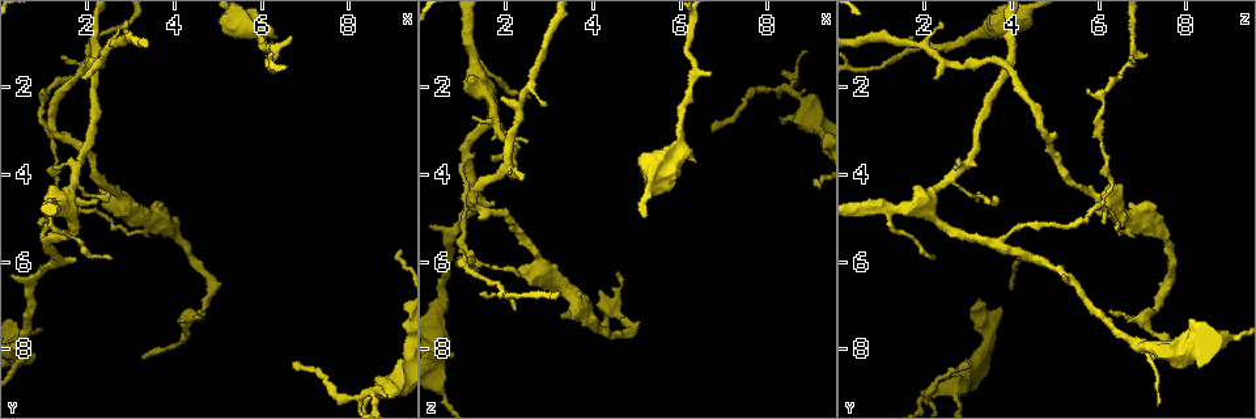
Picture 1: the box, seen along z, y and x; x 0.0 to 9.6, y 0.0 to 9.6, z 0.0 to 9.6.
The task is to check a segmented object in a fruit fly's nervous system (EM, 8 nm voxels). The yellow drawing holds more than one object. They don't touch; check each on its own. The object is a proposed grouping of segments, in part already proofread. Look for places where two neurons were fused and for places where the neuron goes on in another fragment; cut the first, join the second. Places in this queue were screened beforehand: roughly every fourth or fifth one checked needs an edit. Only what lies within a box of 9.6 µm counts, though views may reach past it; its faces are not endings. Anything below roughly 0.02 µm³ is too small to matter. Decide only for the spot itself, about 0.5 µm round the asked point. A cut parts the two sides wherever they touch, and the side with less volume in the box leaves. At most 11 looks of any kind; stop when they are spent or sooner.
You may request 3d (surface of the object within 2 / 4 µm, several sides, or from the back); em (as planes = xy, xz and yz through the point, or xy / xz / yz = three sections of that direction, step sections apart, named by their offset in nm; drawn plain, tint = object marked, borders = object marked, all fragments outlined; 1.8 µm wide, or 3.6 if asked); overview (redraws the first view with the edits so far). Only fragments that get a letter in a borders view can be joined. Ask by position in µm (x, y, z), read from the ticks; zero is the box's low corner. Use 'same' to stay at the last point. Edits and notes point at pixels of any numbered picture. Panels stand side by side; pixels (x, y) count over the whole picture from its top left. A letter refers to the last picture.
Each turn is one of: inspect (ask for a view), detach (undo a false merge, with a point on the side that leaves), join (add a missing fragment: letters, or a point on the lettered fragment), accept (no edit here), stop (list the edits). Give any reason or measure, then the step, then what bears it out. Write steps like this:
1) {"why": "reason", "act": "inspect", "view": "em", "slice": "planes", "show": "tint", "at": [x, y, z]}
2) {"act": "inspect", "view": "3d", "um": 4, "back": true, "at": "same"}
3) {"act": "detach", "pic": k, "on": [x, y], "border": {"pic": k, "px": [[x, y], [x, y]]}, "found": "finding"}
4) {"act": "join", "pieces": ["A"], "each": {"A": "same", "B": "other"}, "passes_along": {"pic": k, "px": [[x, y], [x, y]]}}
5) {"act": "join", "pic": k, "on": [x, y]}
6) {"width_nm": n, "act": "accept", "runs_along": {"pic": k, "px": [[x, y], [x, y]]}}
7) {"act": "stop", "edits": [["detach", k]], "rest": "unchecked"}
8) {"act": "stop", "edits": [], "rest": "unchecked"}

{"why": "thin end", "act": "inspect", "view": "3d", "um": 2, "at": [6.70, 0.80, 1.65]}

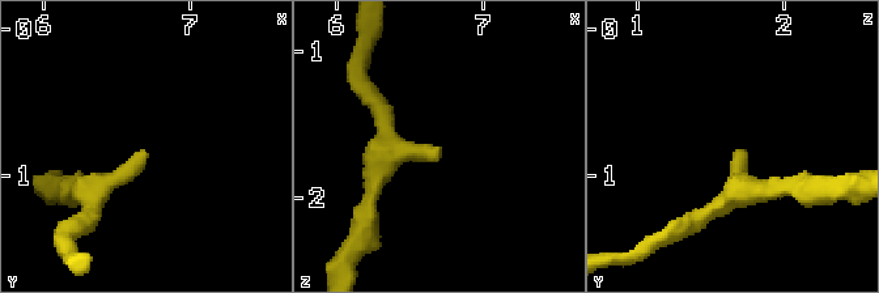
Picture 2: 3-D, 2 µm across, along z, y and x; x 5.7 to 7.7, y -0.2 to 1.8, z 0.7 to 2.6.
{"why": "need the tissue", "act": "inspect", "view": "em", "slice": "planes", "show": "tint", "at": [6.72, 0.84, 1.64]}

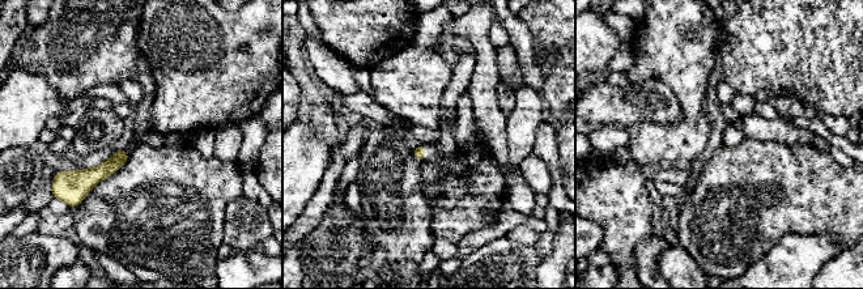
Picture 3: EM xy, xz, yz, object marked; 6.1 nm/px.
{"why": "see the neighbours", "act": "inspect", "view": "em", "slice": "planes", "show": "borders", "at": "same"}

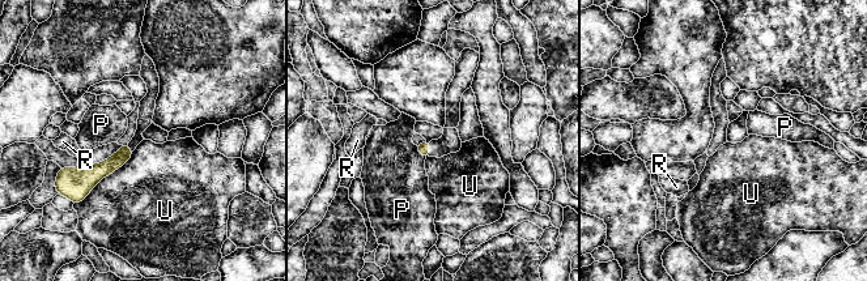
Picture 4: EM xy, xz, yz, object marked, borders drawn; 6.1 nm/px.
{"act": "accept", "each": {"P": "other", "R": "other", "U": "other"}, "border": {"pic": 4, "px": [[134, 150], [77, 204]]}, "found": "none of them fits"}

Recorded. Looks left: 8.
{"why": "thick end", "act": "inspect", "view": "em", "slice": "planes", "show": "plain", "at": [6.40, 0.90, 3.70]}

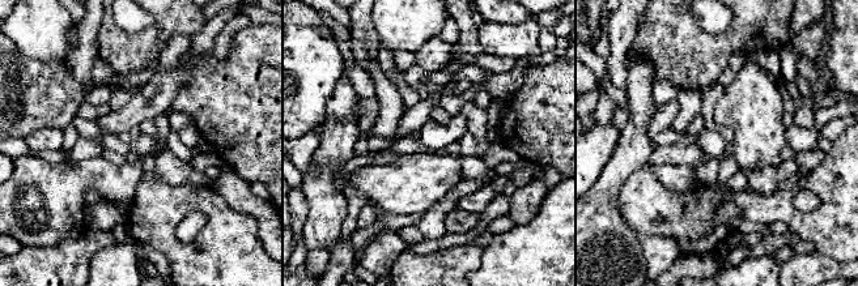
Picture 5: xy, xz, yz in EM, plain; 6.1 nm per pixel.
{"why": "what lies round it", "act": "inspect", "view": "em", "slice": "planes", "show": "borders", "at": "same"}

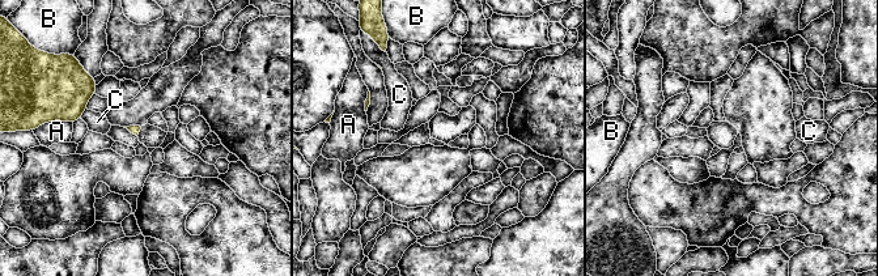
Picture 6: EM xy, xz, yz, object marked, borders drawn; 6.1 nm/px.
{"longest_contact_nm": ["A", 110], "act": "accept", "each": {"A": "other", "B": "other", "C": "other"}, "border": {"pic": 6, "px": [[87, 109], [80, 117]]}, "found": "no lettered fragment goes on from it"}

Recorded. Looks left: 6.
{"why": "abrupt turn", "act": "inspect", "view": "em", "slice": "yz", "step": 4, "show": "tint", "at": [2.05, 1.60, 3.90]}

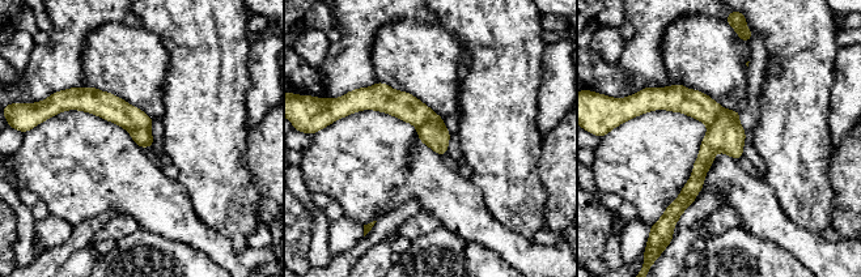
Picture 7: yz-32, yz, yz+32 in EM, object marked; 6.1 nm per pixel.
{"act": "inspect", "view": "em", "slice": "planes", "show": "tint", "at": "same"}

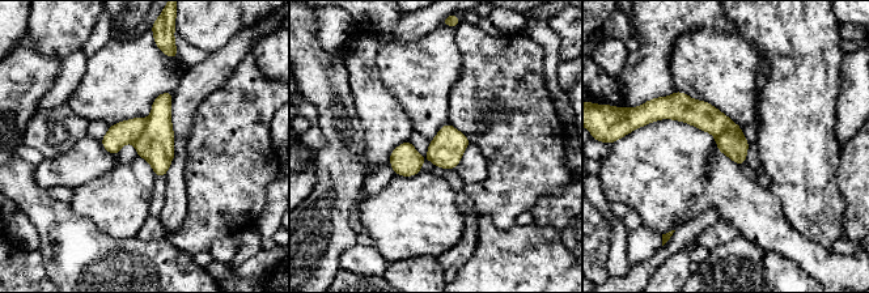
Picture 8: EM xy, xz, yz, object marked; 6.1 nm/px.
{"why": "see the neighbours", "act": "inspect", "view": "em", "slice": "planes", "show": "borders", "at": "same"}

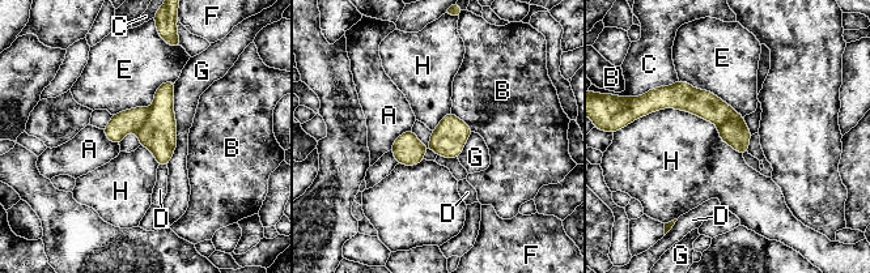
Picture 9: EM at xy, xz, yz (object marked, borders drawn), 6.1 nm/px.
{"act": "detach", "pic": 9, "on": [703, 103], "each": {"A": "other", "B": "other", "C": "other", "D": "other", "E": "other", "F": "other", "G": "other", "H": "other"}, "part_leaving": {"pic": 9, "px": [[661, 103], [695, 101], [735, 116]]}, "found": "a second neuron is stuck on"}

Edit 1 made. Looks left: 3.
{"why": "redraw", "act": "inspect", "view": "overview"}

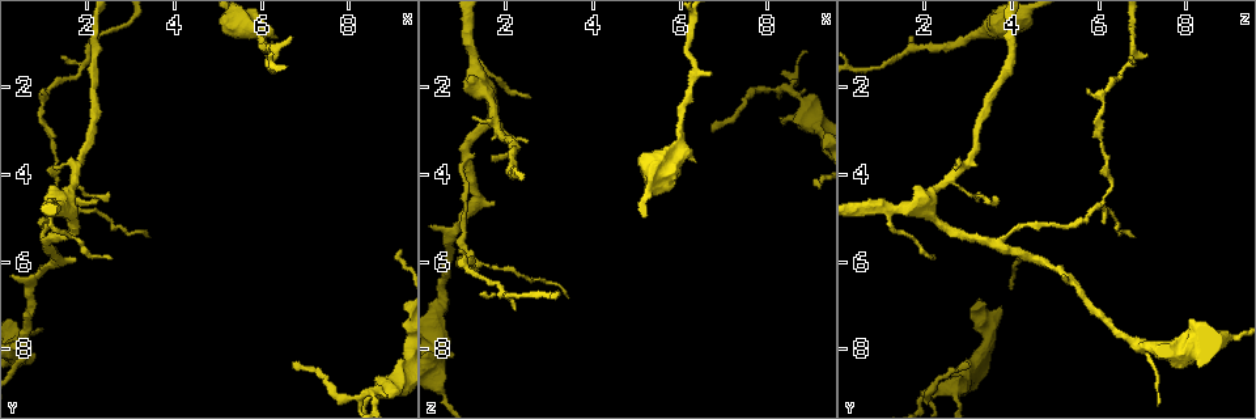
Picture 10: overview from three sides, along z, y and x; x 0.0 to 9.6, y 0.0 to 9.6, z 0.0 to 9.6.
{"why": "three arms meet", "act": "inspect", "view": "em", "slice": "planes", "show": "tint", "at": [1.05, 5.70, 3.85]}

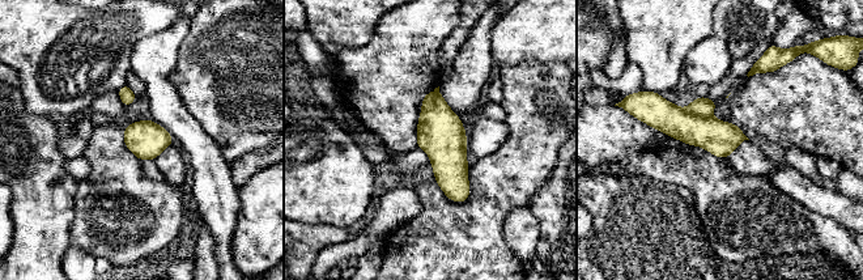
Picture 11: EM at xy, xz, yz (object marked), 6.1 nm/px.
{"why": "see the neighbours", "act": "inspect", "view": "em", "slice": "planes", "show": "borders", "at": "same"}

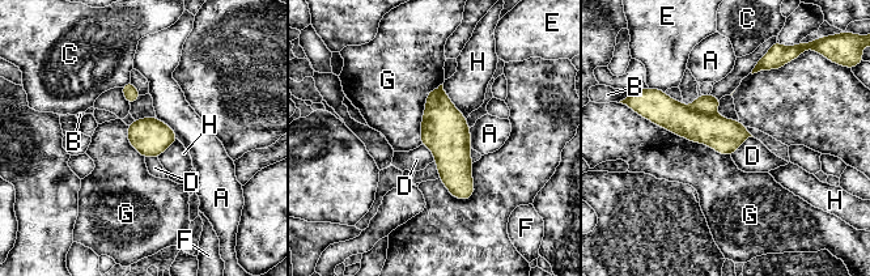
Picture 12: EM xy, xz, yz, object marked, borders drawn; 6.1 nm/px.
{"width_nm": 220, "act": "detach", "pic": 12, "on": [707, 103], "each": {"A": "other", "B": "other", "C": "other", "D": "other", "E": "other", "F": "other", "G": "other", "H": "other"}, "border": {"pic": 12, "px": [[688, 107], [714, 114]]}, "found": "two neurons meet here"}

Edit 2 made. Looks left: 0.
{"act": "stop", "edits": [["detach", 9], ["detach", 12]], "rest": "unchecked"}

